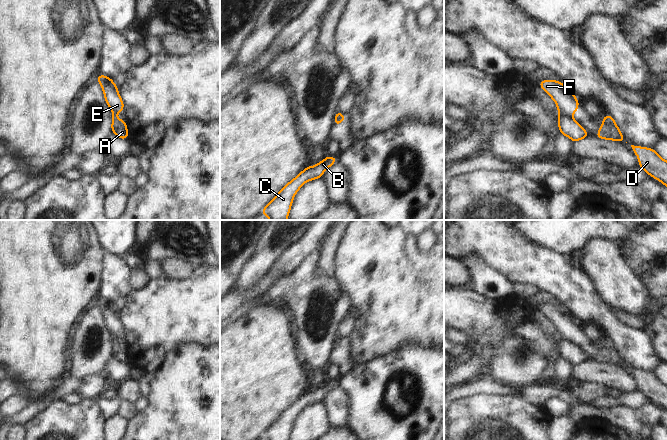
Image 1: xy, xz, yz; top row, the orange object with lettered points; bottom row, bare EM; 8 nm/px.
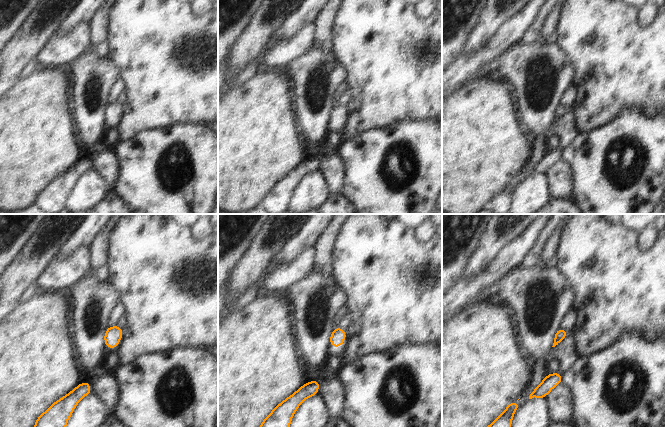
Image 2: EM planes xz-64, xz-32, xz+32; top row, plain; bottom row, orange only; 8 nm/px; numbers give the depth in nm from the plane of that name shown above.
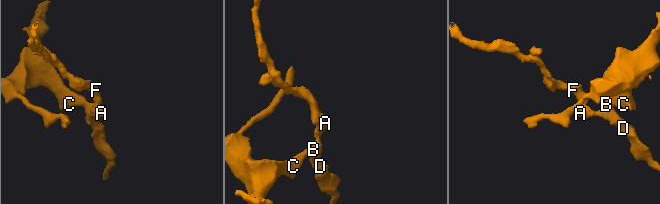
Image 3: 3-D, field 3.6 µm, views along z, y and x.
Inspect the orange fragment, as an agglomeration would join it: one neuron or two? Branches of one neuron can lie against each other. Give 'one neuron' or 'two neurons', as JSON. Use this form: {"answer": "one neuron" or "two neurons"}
{"answer": "two neurons"}

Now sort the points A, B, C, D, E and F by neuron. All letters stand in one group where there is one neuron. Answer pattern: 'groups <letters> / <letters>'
groups A B C D / E F

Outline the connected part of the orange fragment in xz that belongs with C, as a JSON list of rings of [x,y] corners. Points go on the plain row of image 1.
[[[329,381],[319,386],[316,390],[308,390],[296,402],[286,408],[262,434],[265,440],[288,440],[292,425],[297,415],[307,405],[322,402],[322,398],[333,387],[338,386],[337,381]]]

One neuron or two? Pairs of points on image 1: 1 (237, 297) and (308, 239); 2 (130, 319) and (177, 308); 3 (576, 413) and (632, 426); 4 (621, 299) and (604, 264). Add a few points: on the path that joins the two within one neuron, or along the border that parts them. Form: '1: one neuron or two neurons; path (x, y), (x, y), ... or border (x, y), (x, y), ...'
1: one neuron; path (255, 291), (291, 257)
2: one neuron; path (142, 317), (159, 317), (165, 313)
3: one neuron; path (590, 413), (605, 413), (618, 416)
4: one neuron; path (621, 290), (609, 273)

